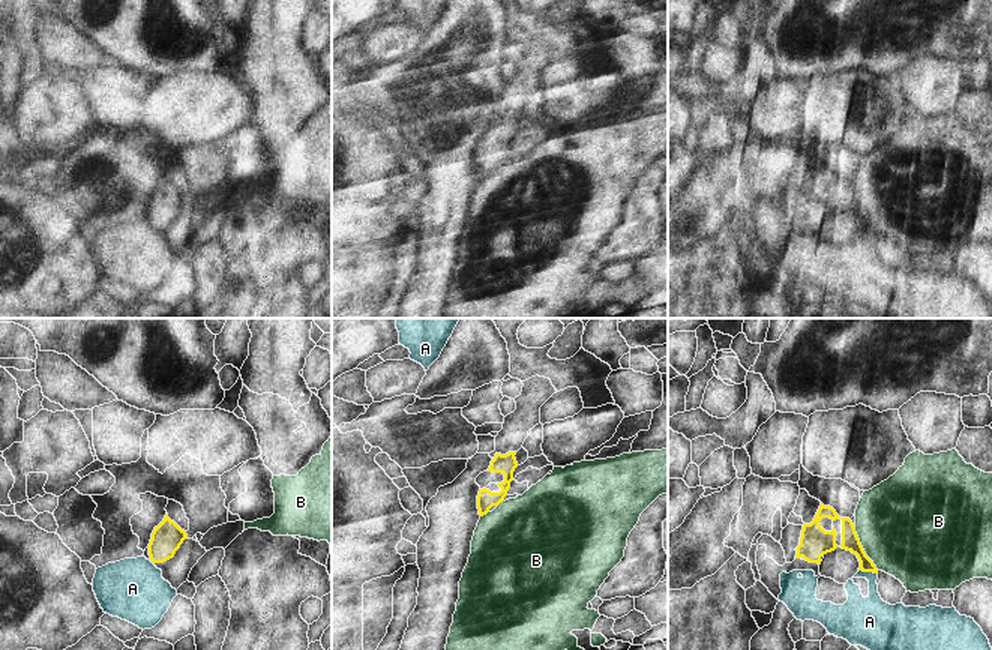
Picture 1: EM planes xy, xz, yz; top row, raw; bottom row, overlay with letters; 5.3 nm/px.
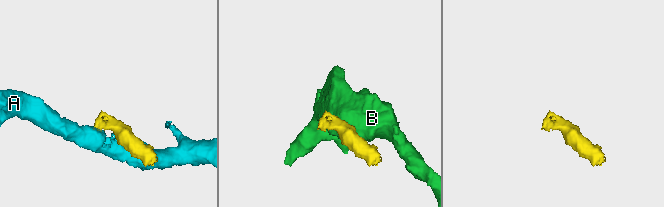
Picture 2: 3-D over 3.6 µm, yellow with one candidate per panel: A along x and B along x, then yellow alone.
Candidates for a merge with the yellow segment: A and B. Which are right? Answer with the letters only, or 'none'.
none

